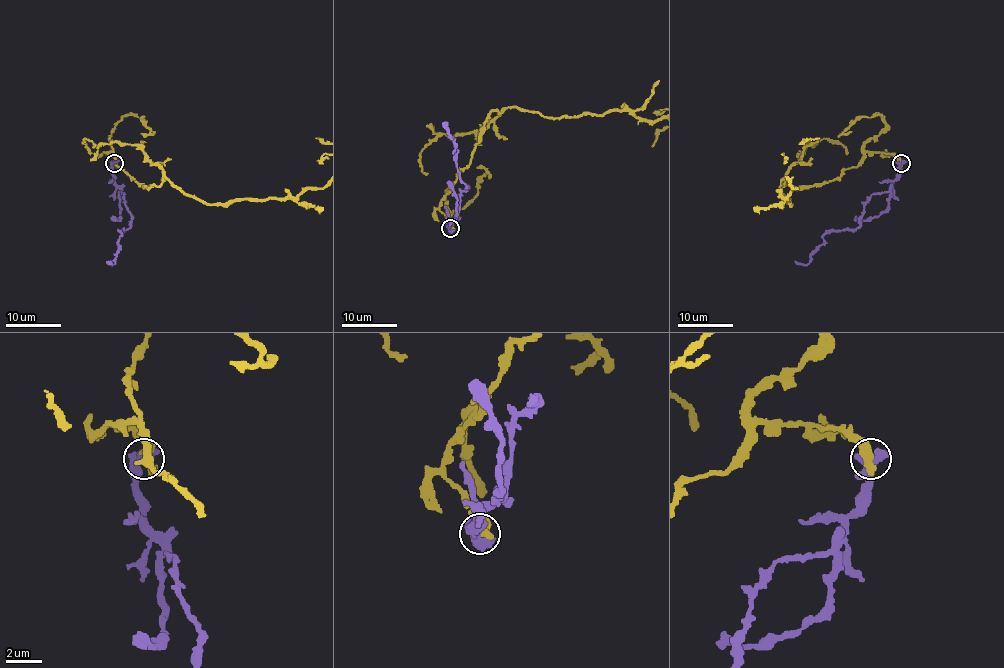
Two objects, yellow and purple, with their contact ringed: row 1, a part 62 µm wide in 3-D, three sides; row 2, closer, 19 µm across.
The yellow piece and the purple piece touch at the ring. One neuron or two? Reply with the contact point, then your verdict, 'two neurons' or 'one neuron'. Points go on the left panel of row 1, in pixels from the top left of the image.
at (114, 163); two neurons

